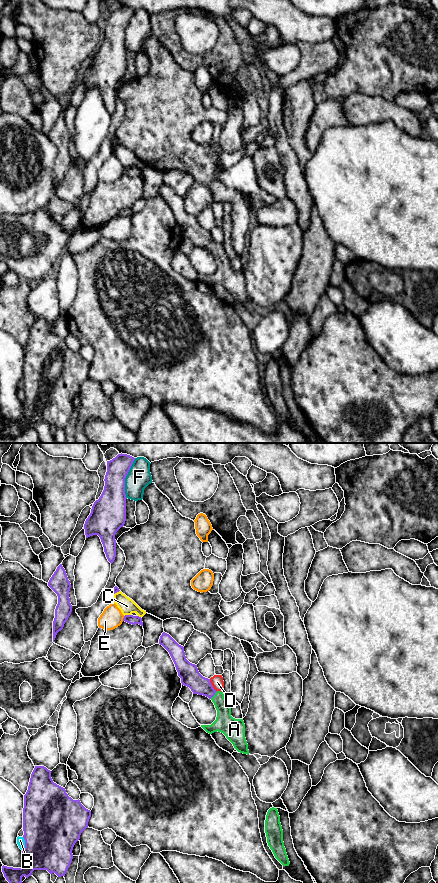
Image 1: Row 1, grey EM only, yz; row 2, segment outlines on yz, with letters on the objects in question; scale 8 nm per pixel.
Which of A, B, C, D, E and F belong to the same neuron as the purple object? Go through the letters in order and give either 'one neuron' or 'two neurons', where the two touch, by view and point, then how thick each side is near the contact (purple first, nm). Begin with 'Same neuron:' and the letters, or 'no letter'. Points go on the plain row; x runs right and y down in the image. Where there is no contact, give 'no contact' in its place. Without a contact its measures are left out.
Same neuron: A
A: one neuron; meets purple in yz at (213, 247); 160 nm thick on the purple side, 160 nm on the other
B: two neurons; meets purple in yz at (25, 396); 460 nm thick on the purple side, 60 nm on the other
C: two neurons; meets purple in yz at (127, 167); 70 nm thick on the purple side, 130 nm on the other
D: two neurons; meets purple in yz at (211, 237); 160 nm thick on the purple side, 100 nm on the other
E: two neurons; meets purple in yz at (123, 170); 70 nm thick on the purple side, 170 nm on the other
F: two neurons; meets purple in yz at (125, 29); 220 nm thick on the purple side, 190 nm on the other

